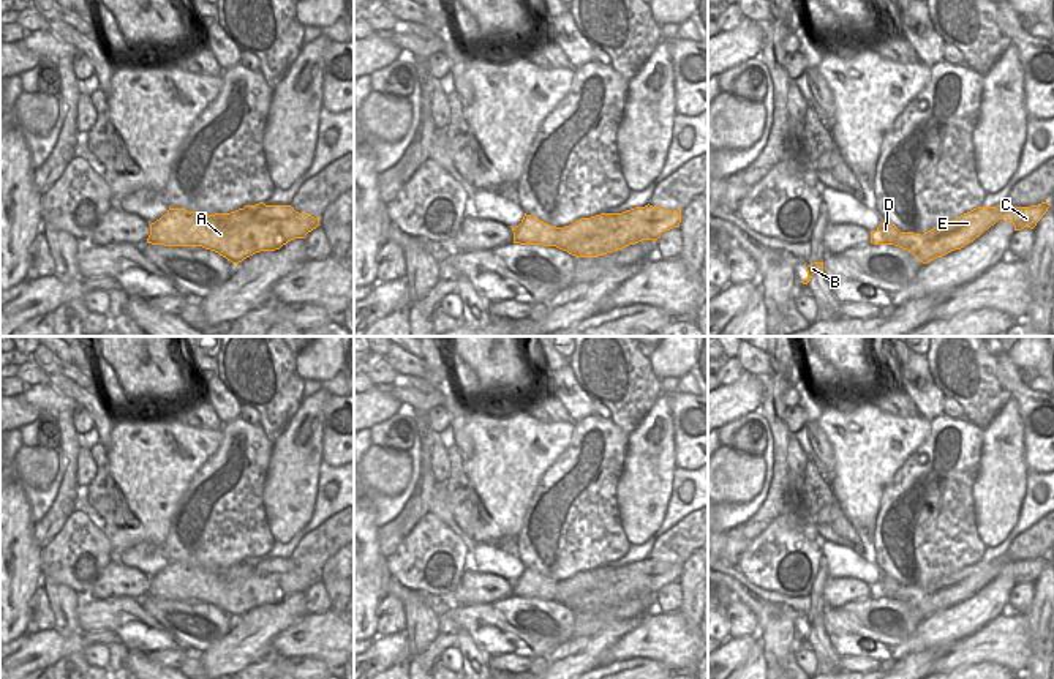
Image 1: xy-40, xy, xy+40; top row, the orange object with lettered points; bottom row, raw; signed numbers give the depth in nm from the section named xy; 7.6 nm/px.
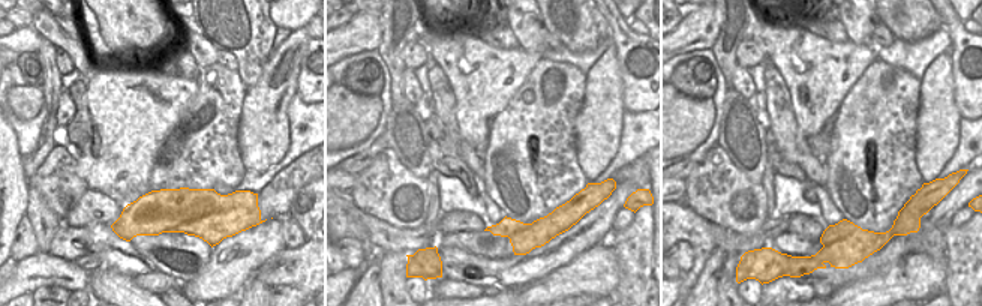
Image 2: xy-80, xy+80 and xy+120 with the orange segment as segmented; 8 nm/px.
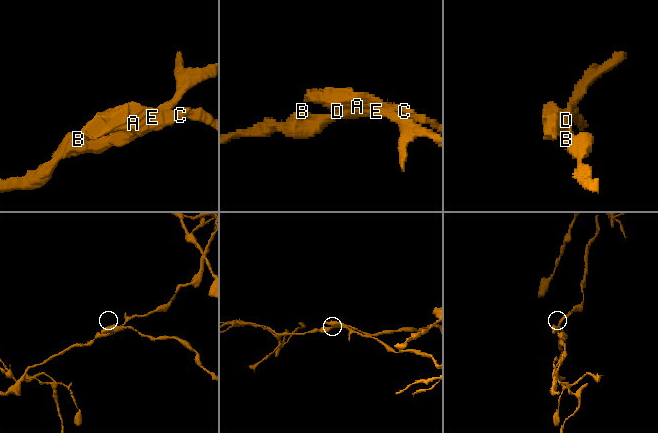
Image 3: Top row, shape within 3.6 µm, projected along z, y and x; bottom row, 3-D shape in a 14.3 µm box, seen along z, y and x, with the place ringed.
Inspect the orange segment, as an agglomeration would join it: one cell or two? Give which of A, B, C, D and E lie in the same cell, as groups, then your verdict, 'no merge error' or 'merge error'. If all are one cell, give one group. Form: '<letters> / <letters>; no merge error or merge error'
A C D / B E; merge error

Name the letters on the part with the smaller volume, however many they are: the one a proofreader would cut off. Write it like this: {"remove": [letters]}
{"remove": ["A", "C", "D"]}

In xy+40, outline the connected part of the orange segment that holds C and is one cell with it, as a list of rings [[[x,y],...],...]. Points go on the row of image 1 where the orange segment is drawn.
[[[1041,202],[1030,207],[1003,205],[1002,219],[1010,221],[1014,226],[1014,231],[1021,231],[1024,227],[1033,229],[1049,207],[1049,202]]]

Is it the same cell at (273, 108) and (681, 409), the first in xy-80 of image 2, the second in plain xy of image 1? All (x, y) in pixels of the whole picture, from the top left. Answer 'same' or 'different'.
different

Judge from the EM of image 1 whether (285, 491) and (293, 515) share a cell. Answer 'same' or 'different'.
same

